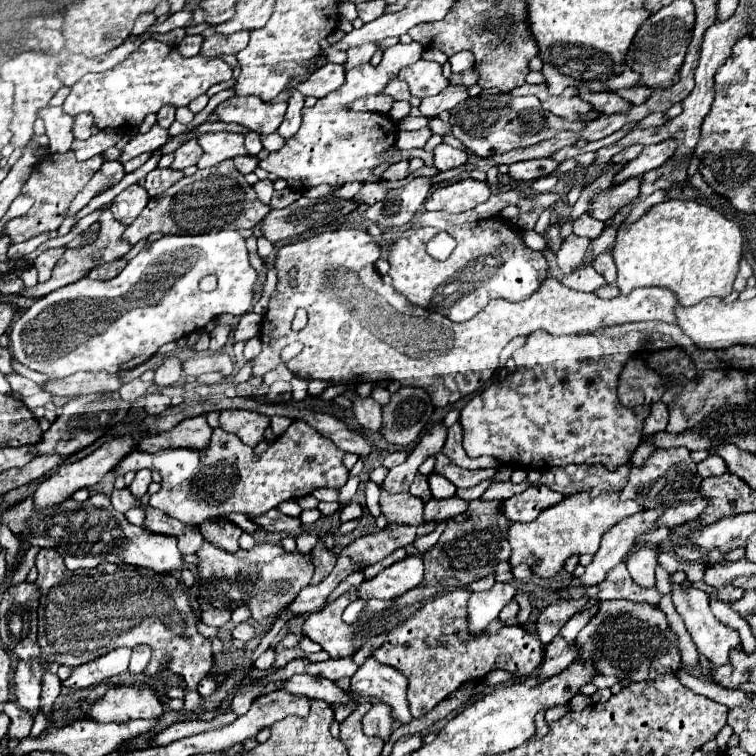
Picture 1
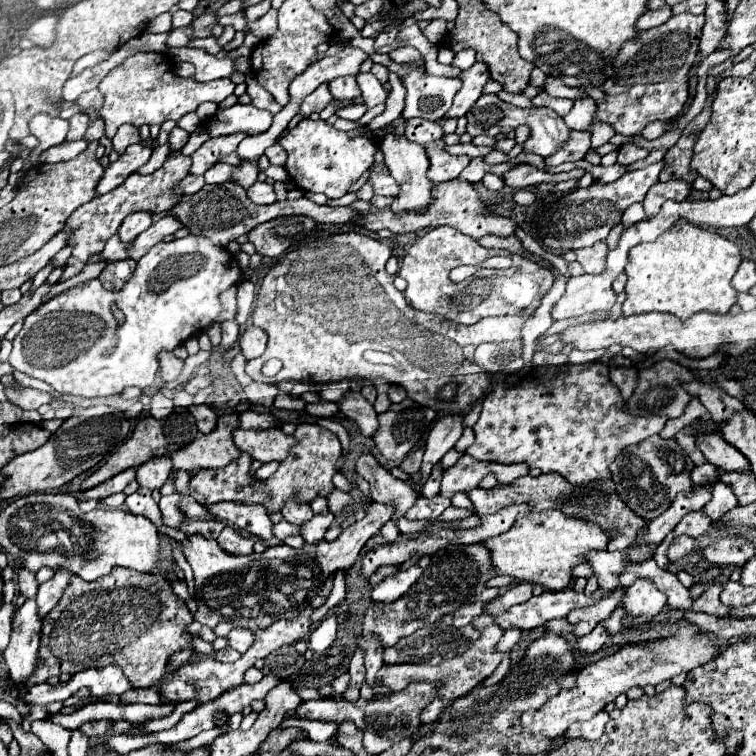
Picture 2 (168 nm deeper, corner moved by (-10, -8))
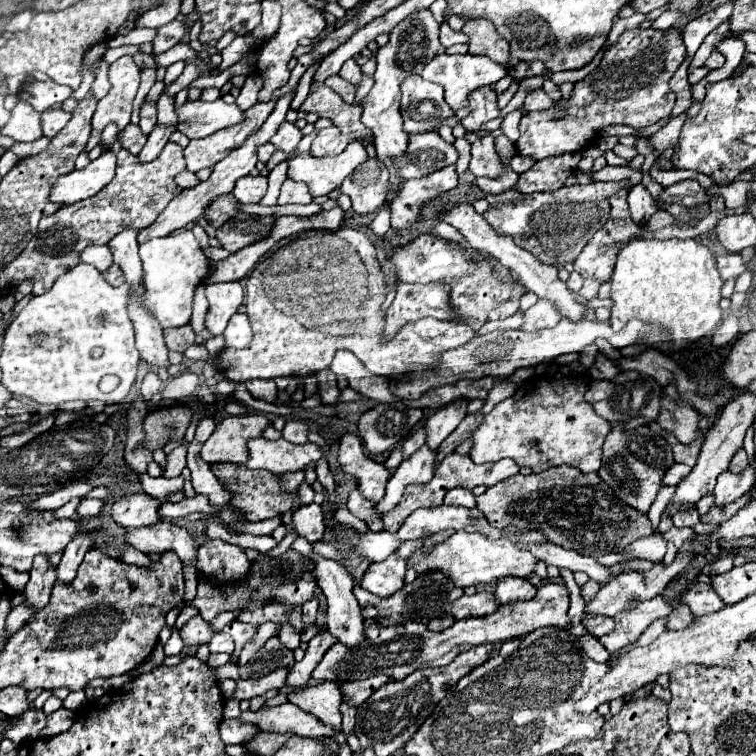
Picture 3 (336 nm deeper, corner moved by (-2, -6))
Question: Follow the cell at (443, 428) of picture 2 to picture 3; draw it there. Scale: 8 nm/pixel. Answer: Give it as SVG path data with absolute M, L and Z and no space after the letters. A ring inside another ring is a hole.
M457 399L439 411L435 411L427 421L425 421L425 431L427 431L427 445L435 451L443 439L447 439L455 427L465 419L467 415L467 399Z

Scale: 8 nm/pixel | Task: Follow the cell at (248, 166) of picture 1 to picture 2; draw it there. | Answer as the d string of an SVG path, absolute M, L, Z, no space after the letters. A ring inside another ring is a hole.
M217 163L217 165L213 165L207 173L205 173L205 179L207 179L207 183L225 183L227 179L229 179L229 173L233 171L233 167L231 165L227 165L227 163Z

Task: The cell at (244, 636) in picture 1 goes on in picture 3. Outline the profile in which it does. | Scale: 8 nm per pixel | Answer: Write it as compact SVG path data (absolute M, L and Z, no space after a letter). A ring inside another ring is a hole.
M217 633L211 641L209 641L209 651L211 653L233 653L235 643L227 633Z

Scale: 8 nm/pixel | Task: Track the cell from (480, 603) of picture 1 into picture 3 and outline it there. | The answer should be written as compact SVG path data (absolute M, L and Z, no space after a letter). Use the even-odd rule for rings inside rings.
M501 579L497 583L497 599L499 603L507 605L511 601L527 601L537 593L537 587L533 587L527 579Z

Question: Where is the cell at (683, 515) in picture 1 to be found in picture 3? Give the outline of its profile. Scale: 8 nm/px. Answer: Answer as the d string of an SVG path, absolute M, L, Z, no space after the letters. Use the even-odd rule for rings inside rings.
M749 465L743 473L735 475L731 471L725 471L719 475L715 485L715 505L723 507L741 495L745 495L755 485L755 465Z

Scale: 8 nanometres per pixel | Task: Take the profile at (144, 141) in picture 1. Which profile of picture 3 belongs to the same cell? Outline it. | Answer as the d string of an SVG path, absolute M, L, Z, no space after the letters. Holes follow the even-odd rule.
M103 151L99 159L91 161L81 171L71 171L57 179L55 187L51 189L51 199L61 205L69 205L75 201L83 201L97 191L101 191L107 183L111 183L117 167L117 157L113 151Z

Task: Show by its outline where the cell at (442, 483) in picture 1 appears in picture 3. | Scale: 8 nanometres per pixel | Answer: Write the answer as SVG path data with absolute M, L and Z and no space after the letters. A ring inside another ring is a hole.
M453 489L445 495L445 505L463 505L463 507L475 507L475 495L467 489Z

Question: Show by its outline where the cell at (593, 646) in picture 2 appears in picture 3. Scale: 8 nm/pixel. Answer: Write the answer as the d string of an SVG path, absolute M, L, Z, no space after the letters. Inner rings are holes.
M589 615L583 617L583 627L585 627L587 633L593 635L593 637L603 637L603 635L607 635L613 625L615 625L615 623L613 623L611 617L601 617L601 615L599 615L599 617L589 617Z

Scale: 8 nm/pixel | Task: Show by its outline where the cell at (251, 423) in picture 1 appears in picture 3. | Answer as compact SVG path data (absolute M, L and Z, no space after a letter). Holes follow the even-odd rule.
M265 437L247 441L249 459L245 467L249 469L267 469L275 475L285 471L301 471L307 463L317 463L321 457L321 449L315 443L295 445L287 439L269 441Z

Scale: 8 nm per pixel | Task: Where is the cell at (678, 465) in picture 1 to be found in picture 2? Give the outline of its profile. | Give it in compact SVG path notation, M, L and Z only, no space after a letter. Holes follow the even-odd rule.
M659 435L647 437L639 445L631 445L627 453L621 453L611 463L611 479L617 485L619 497L625 505L635 511L645 521L653 521L665 509L669 509L671 501L679 491L689 491L693 487L689 473L693 469L693 461L683 453L675 439L663 439Z

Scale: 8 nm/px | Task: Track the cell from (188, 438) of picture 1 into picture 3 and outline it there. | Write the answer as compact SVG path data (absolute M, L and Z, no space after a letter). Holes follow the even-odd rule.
M229 415L223 417L213 435L203 443L199 457L213 463L245 463L247 439L261 437L269 419L263 415Z

